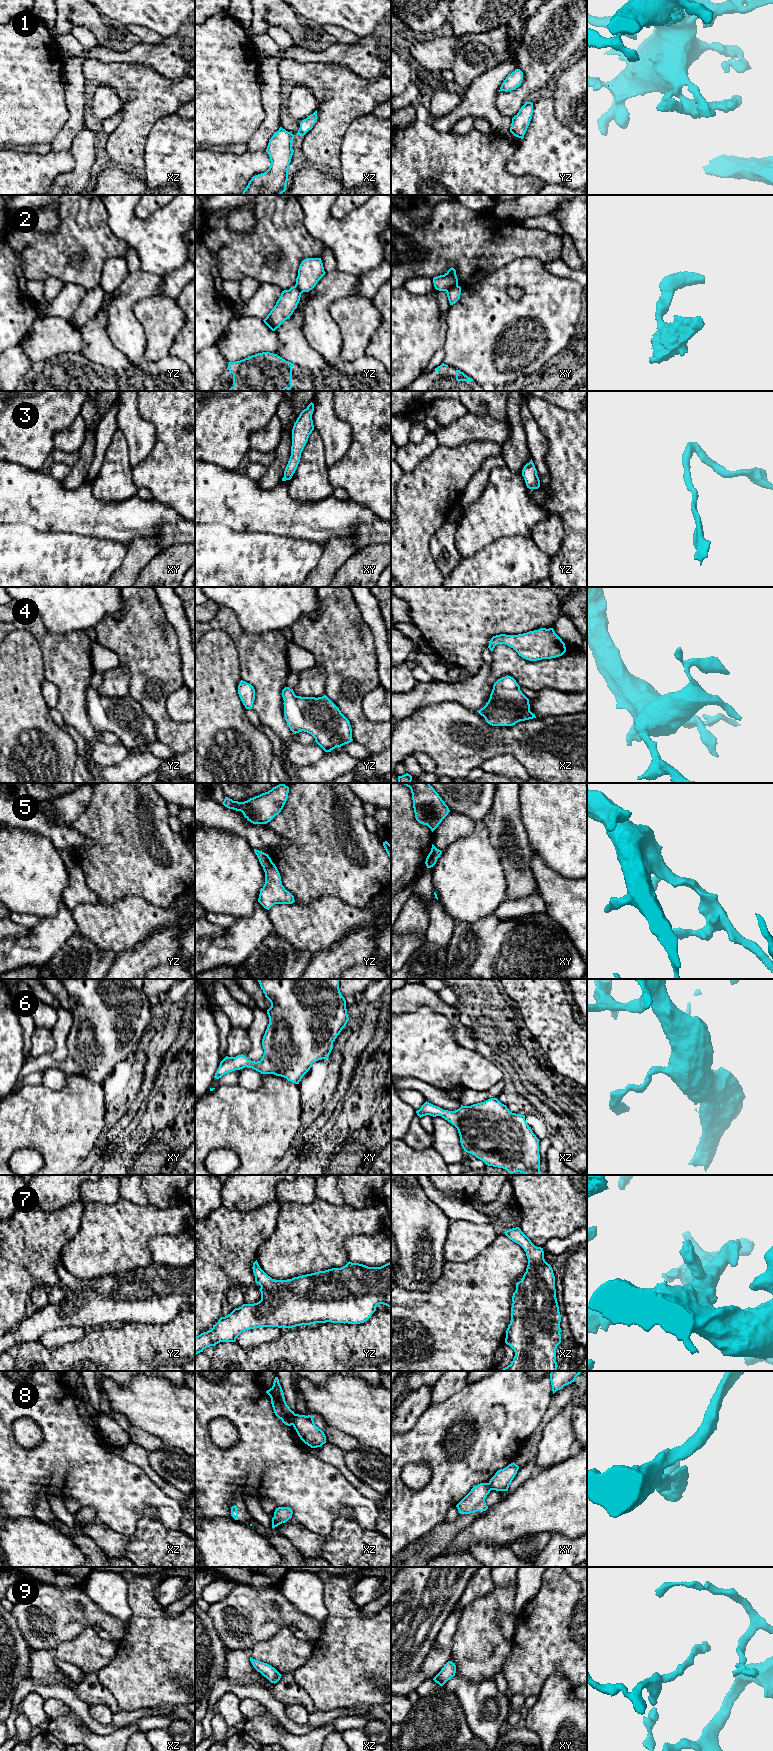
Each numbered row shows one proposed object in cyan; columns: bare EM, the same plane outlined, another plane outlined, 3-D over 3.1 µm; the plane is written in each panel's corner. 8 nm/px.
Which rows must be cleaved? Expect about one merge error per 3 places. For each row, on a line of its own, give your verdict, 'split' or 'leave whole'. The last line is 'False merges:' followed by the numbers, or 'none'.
1: leave whole
2: split
3: leave whole
4: leave whole
5: leave whole
6: leave whole
7: leave whole
8: split
9: leave whole
False merges: 2, 8

